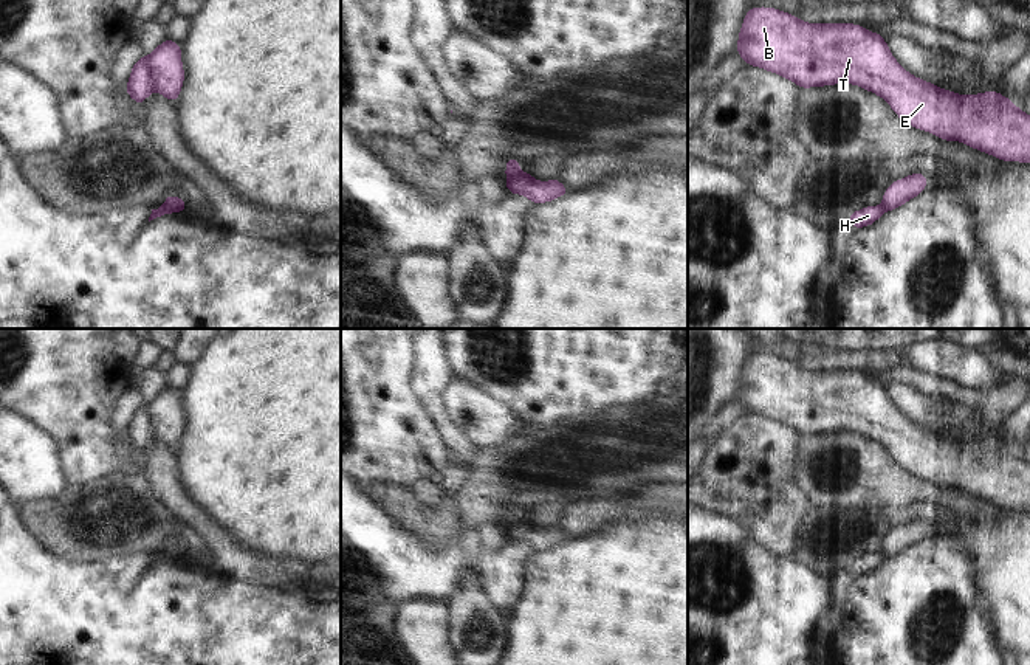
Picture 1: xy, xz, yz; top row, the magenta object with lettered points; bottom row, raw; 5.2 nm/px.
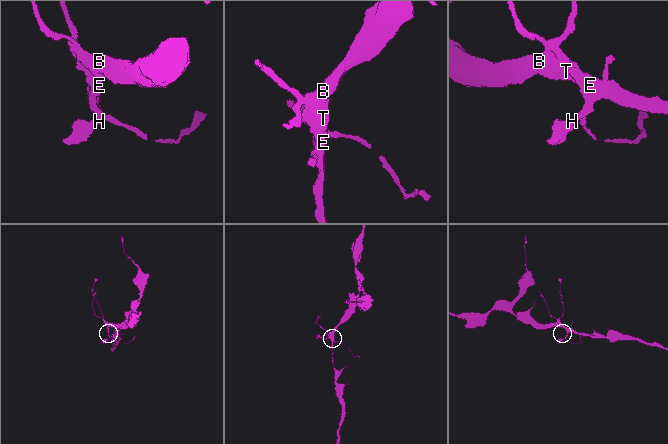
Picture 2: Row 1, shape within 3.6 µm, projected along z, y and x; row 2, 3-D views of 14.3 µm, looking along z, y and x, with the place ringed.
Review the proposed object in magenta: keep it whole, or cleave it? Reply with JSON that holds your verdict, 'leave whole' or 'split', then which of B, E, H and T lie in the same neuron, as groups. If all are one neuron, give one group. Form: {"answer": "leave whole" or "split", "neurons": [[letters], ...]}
{"answer": "split", "neurons": [["B", "E", "T"], ["H"]]}

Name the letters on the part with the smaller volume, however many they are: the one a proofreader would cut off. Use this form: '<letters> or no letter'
H.

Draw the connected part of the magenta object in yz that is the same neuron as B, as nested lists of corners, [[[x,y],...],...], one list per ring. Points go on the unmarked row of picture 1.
[[[751,353],[736,400],[748,414],[776,420],[799,436],[852,431],[884,446],[908,473],[943,488],[959,488],[1001,508],[1030,510],[1030,462],[999,439],[960,442],[912,423],[892,403],[884,384],[858,370],[809,370],[785,358]]]

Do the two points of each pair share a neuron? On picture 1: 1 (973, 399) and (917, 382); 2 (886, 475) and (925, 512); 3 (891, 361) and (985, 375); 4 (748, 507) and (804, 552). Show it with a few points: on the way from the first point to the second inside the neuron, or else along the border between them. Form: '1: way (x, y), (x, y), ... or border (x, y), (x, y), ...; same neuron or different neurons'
1: way (959, 394), (944, 386), (931, 385); same neuron
2: border (948, 510), (928, 503), (913, 501), (896, 512); different neurons
3: border (899, 349), (908, 363); different neurons
4: border (809, 510), (795, 530), (792, 554); different neurons

